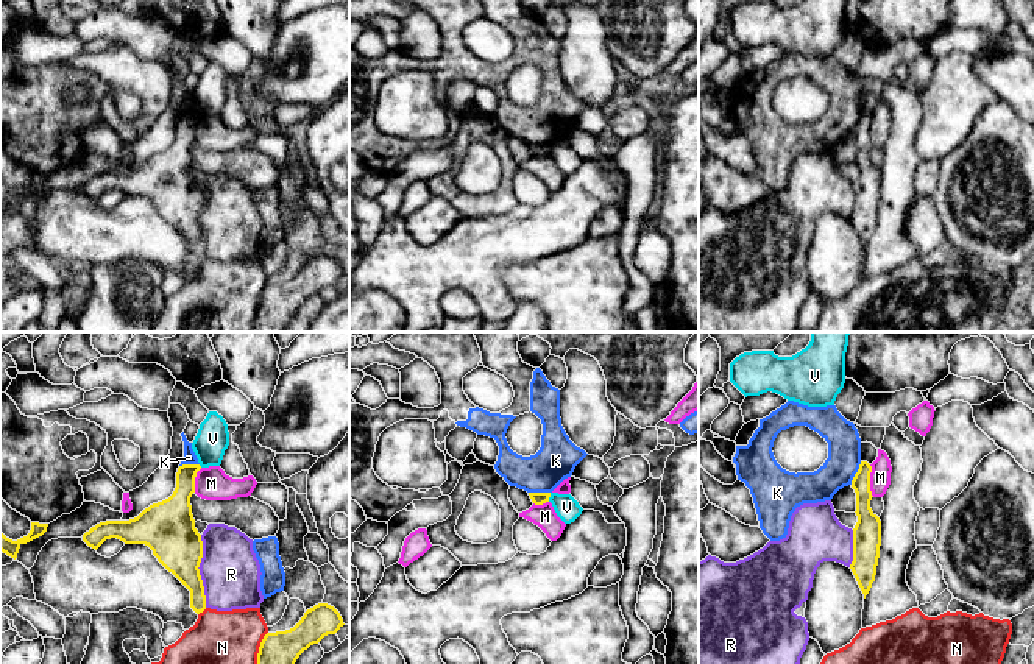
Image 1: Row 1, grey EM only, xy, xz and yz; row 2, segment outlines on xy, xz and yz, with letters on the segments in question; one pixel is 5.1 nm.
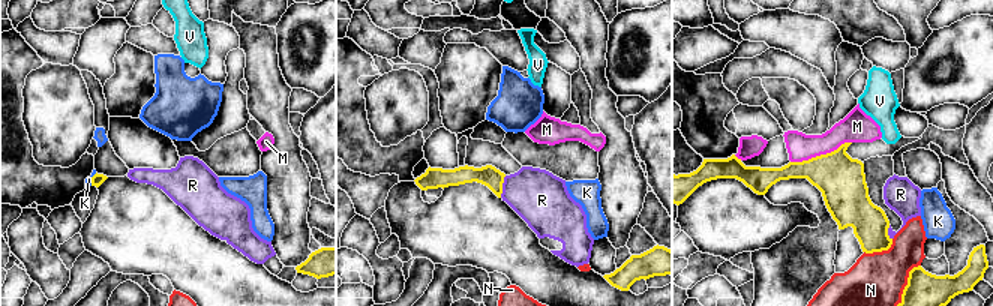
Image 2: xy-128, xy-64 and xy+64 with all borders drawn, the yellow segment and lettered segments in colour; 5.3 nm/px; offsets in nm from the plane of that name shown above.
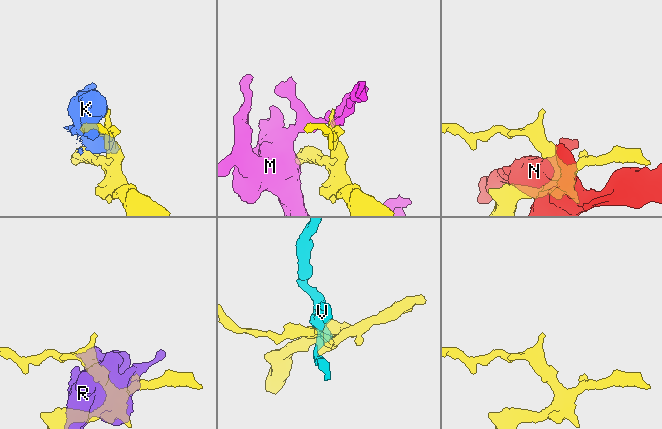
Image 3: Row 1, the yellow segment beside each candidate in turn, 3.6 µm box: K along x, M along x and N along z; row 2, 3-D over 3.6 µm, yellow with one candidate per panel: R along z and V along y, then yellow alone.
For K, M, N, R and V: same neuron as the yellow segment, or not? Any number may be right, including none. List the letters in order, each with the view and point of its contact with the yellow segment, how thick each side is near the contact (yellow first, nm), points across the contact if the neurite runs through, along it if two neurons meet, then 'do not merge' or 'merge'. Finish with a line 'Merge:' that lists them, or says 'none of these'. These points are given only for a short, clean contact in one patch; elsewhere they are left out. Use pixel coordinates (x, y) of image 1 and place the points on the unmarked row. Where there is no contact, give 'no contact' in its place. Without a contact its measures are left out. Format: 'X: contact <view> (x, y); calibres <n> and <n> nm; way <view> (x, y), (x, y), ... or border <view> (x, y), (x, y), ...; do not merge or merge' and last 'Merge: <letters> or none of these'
K: contact yz (856, 123); calibres 100 and 180 nm; do not merge
M: contact yz (869, 131); calibres 140 and 110 nm; do not merge
N: contact xy (258, 307); calibres 200 and 440 nm; do not merge
R: contact xy (198, 222); calibres 260 and 300 nm; do not merge
V: contact xz (549, 147); calibres 60 and 120 nm; border xz (551, 144), (548, 151); do not merge
Merge: none of these

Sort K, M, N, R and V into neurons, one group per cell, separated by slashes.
K / M / N / R / V

